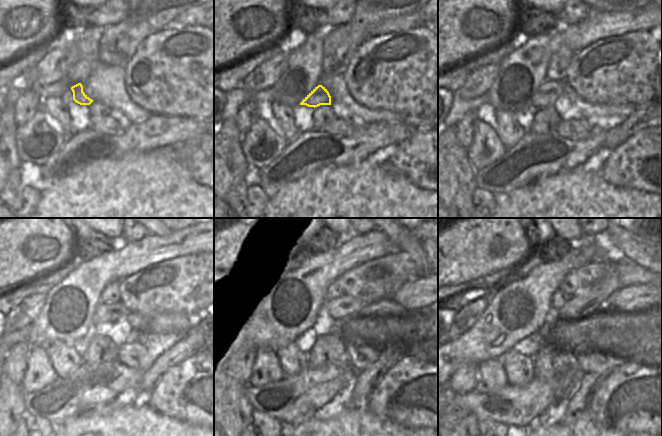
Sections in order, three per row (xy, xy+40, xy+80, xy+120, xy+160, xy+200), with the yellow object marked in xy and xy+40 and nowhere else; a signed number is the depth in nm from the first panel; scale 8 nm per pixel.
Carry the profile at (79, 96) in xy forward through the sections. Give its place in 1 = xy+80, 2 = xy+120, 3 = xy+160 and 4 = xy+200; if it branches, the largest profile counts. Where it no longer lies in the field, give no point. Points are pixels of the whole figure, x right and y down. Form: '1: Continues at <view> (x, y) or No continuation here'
1: Continues at xy+80 (549, 91)
2: Continues at xy+120 (105, 312)
3: Continues at xy+160 (346, 307)
4: Continues at xy+200 (588, 300)

